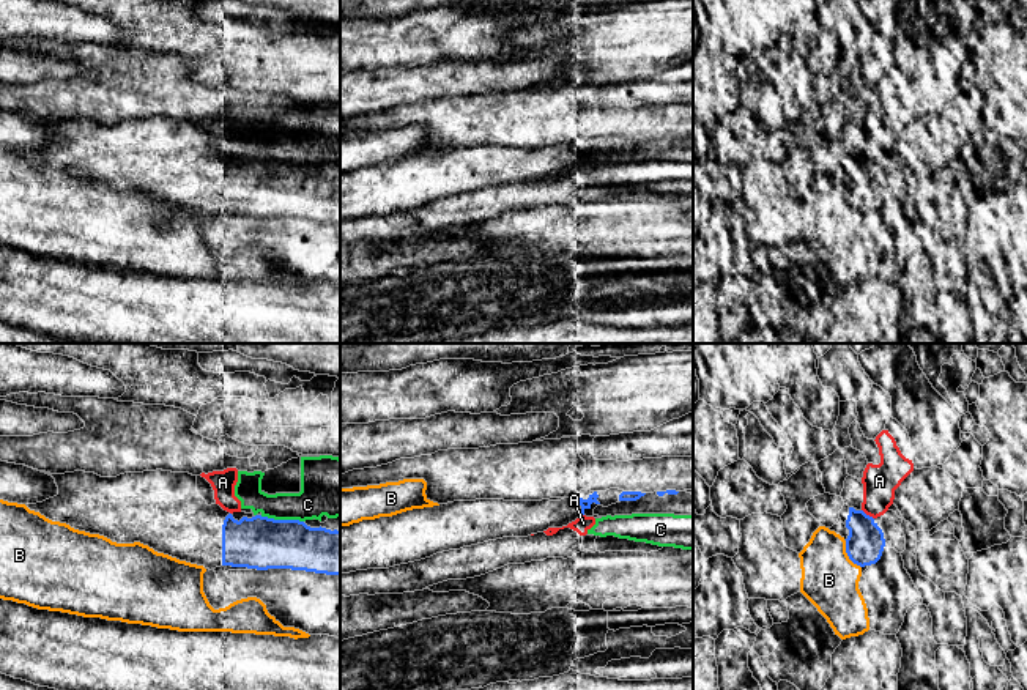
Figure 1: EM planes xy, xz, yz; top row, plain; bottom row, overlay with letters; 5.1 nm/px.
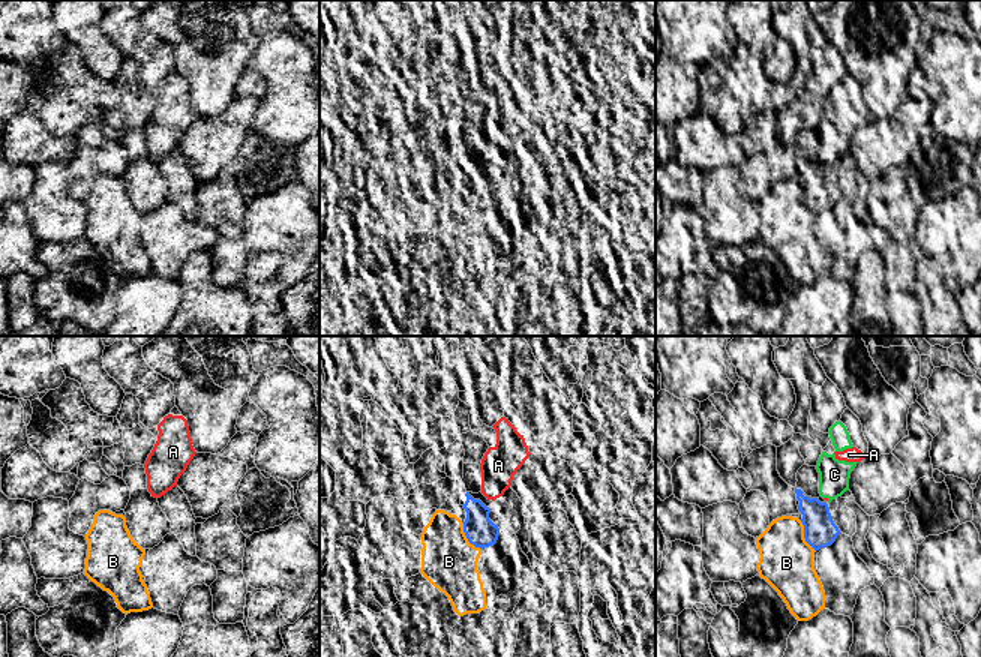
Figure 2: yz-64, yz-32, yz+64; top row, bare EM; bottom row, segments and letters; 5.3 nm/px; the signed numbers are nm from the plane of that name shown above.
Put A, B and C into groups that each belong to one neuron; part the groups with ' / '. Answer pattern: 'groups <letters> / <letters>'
groups A C / B

